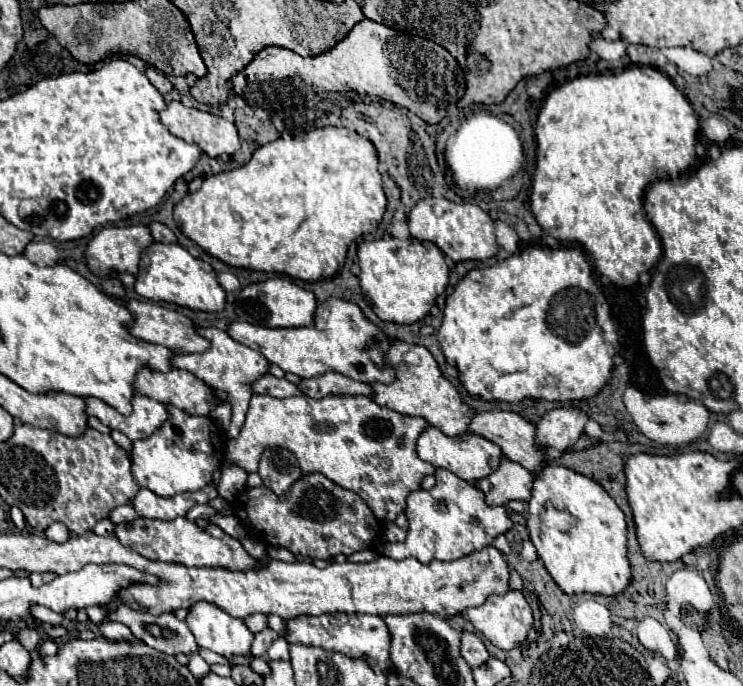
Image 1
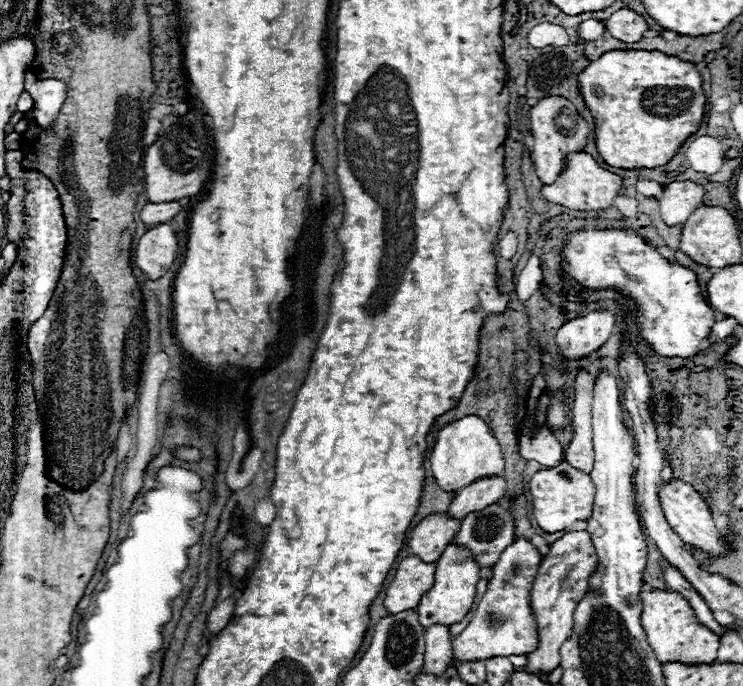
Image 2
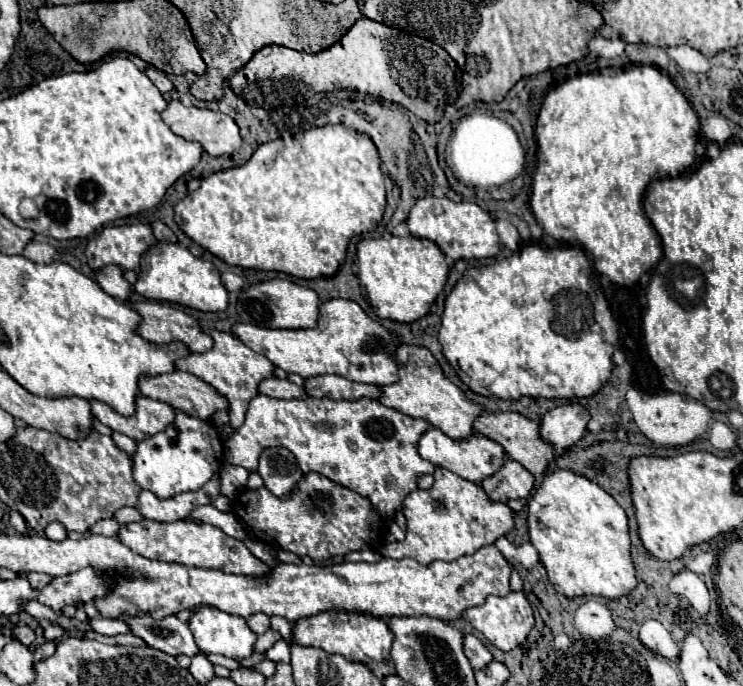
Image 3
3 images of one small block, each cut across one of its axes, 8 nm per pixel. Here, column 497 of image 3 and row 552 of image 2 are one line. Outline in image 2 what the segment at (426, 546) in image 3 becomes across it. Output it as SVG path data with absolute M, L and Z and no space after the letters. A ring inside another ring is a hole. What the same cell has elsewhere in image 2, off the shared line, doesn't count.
M516 538L492 566L488 590L484 592L478 608L466 630L452 642L458 660L486 660L488 656L530 654L538 648L536 618L530 604L530 590L540 566L540 552L528 538Z

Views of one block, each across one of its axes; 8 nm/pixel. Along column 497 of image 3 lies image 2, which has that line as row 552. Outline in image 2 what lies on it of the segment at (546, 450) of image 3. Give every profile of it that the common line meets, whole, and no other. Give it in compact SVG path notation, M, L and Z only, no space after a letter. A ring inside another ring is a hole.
M430 514L410 532L408 546L420 560L436 562L458 530L460 520L450 518L448 514Z

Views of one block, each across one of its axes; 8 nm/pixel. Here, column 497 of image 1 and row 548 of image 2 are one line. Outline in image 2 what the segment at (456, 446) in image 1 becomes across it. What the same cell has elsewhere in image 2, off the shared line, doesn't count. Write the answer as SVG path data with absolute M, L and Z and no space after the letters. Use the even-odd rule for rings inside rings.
M448 544L442 556L436 560L436 572L434 572L434 586L422 596L418 604L418 620L424 628L430 624L444 624L450 626L454 622L460 622L466 612L470 610L474 596L476 596L476 584L482 578L480 566L476 564L472 552L466 546L458 544Z

